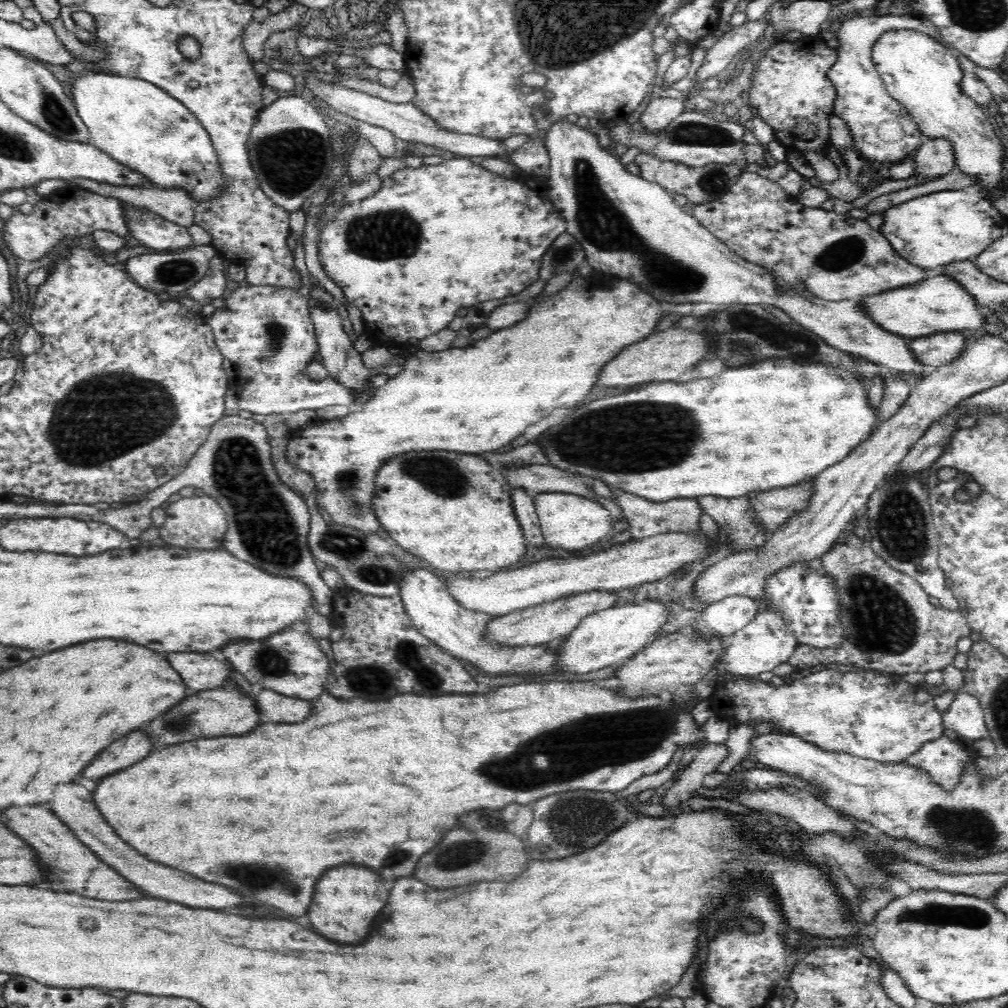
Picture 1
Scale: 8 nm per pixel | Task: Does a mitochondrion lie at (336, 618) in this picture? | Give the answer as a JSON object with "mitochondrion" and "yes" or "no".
{"mitochondrion":"no"}

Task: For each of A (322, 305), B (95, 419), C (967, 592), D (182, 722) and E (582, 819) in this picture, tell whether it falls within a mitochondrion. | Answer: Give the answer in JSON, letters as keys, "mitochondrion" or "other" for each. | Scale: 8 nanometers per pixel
{"A":"other","B":"mitochondrion","C":"other","D":"mitochondrion","E":"mitochondrion"}

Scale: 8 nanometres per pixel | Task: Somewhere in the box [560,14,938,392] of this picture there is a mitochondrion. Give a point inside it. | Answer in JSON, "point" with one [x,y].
{"point":[602,223]}

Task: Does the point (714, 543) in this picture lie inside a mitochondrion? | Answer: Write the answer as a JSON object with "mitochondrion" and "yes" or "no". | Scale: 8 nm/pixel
{"mitochondrion":"no"}

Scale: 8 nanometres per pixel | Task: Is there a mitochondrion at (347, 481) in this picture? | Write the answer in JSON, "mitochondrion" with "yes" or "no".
{"mitochondrion":"yes"}

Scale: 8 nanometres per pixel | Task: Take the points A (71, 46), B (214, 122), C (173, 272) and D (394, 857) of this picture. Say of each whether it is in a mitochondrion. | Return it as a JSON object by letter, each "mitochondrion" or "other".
{"A":"other","B":"other","C":"mitochondrion","D":"mitochondrion"}

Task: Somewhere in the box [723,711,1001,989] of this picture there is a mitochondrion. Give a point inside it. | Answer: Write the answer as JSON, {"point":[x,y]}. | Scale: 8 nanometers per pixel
{"point":[969,916]}

